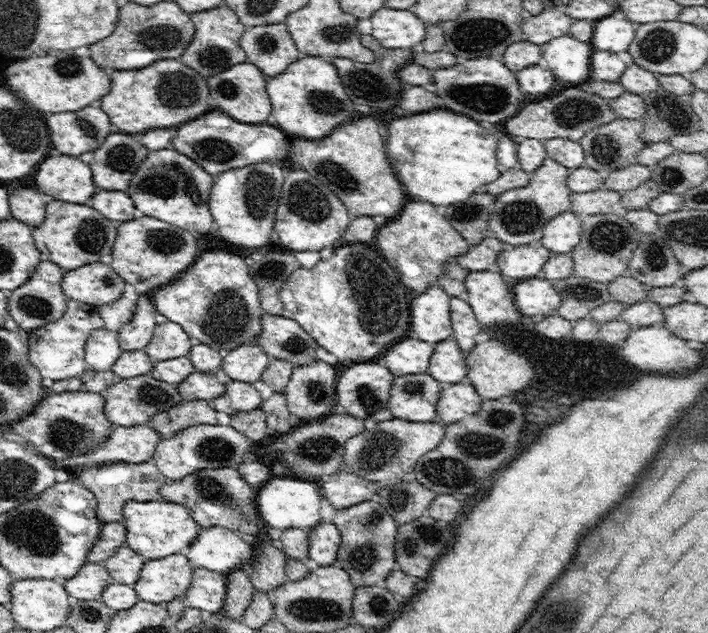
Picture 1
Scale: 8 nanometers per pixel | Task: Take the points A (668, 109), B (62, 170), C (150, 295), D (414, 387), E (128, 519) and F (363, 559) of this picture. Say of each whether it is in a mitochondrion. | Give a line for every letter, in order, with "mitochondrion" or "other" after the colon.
A: mitochondrion
B: other
C: other
D: mitochondrion
E: other
F: mitochondrion

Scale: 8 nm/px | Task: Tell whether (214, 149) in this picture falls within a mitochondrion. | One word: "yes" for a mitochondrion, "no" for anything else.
yes

